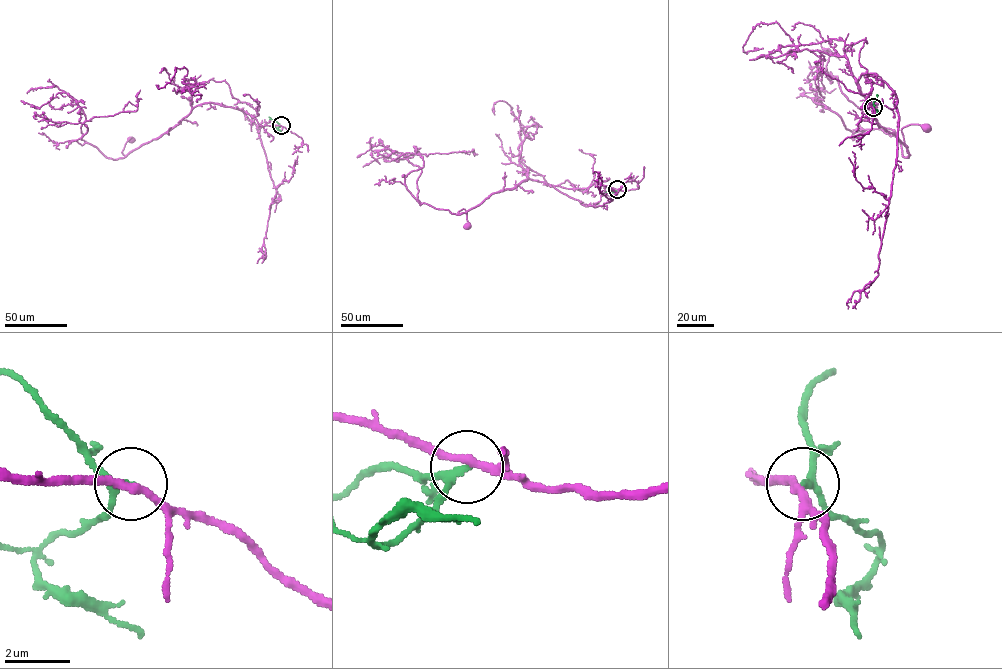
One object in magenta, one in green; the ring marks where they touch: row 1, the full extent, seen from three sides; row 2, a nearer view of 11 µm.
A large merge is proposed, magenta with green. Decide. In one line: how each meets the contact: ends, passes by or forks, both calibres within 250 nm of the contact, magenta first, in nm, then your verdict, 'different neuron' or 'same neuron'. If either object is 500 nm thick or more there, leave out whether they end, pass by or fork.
magenta passes by | green passes by | 240/180 nm | different neuron

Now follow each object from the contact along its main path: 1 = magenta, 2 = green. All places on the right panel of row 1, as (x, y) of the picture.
1: (873, 107), (861, 107), (872, 81), (862, 74), (858, 90), (878, 124), (908, 151), (901, 129), (928, 127)
2: (873, 107), (878, 95)

